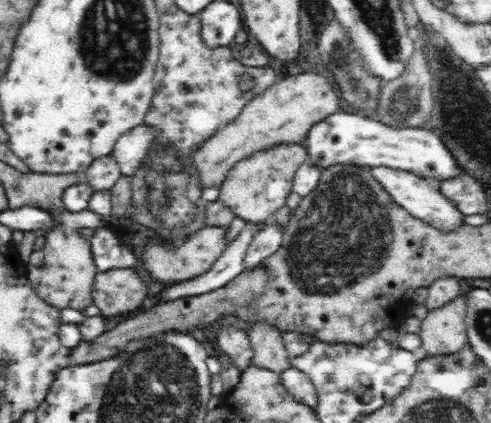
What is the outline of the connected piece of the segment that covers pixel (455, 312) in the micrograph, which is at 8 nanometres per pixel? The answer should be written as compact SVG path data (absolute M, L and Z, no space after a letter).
M463 287L460 296L442 308L430 311L422 320L419 335L422 348L430 356L454 354L469 344L465 321L468 314L468 293L469 289Z

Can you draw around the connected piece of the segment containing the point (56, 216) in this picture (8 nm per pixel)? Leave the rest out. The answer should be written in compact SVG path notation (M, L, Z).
M90 209L81 211L62 211L50 210L52 216L52 226L44 232L46 236L45 244L43 245L44 264L42 266L27 265L27 280L28 284L39 294L41 300L47 304L54 306L56 309L62 311L71 308L78 311L85 311L92 305L91 291L94 284L95 276L99 273L96 263L93 259L91 251L91 243L88 243L85 238L80 235L82 228L100 228L103 226L101 214L96 214Z

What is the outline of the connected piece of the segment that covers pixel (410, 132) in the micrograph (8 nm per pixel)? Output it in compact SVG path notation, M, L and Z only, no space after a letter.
M343 110L331 113L323 121L312 125L303 143L307 147L308 162L322 170L336 164L386 167L413 173L433 183L464 174L454 155L434 132L421 127L390 127L370 117L360 117Z

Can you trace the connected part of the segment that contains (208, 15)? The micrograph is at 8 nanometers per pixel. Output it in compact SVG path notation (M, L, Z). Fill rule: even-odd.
M211 2L198 15L202 18L203 43L210 48L229 47L236 32L244 28L238 8L230 2Z

